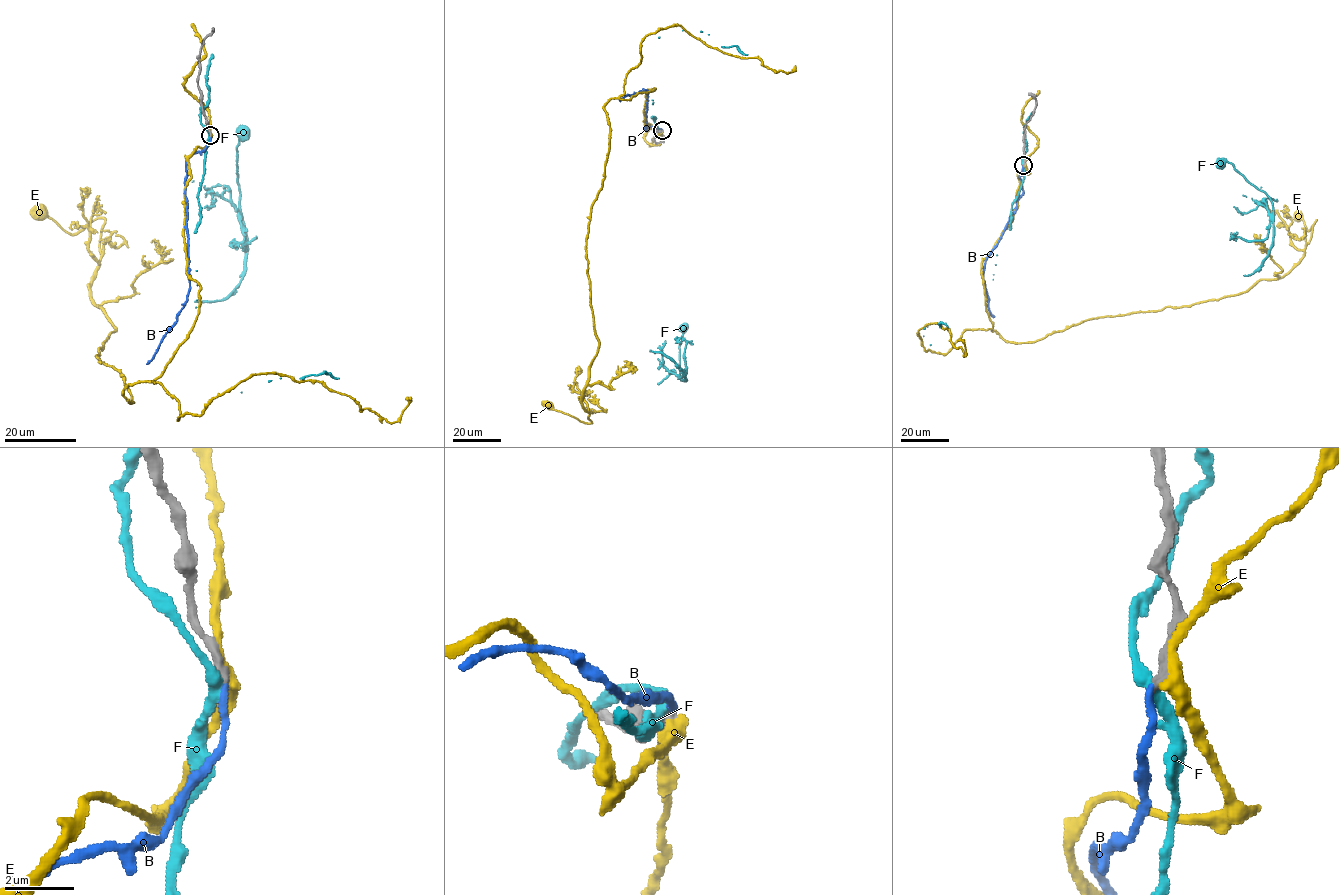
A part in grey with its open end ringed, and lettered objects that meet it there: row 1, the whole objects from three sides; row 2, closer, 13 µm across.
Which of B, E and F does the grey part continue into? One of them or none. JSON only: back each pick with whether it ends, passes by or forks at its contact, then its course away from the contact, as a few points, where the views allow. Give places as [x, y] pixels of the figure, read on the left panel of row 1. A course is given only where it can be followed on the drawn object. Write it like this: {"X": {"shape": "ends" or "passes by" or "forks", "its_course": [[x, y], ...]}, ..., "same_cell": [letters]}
{"B": {"shape": "ends", "its_course": [[210, 135], [209, 144], [188, 158], [186, 167], [189, 294], [177, 321], [147, 364]]}, "same_cell": ["B"]}

